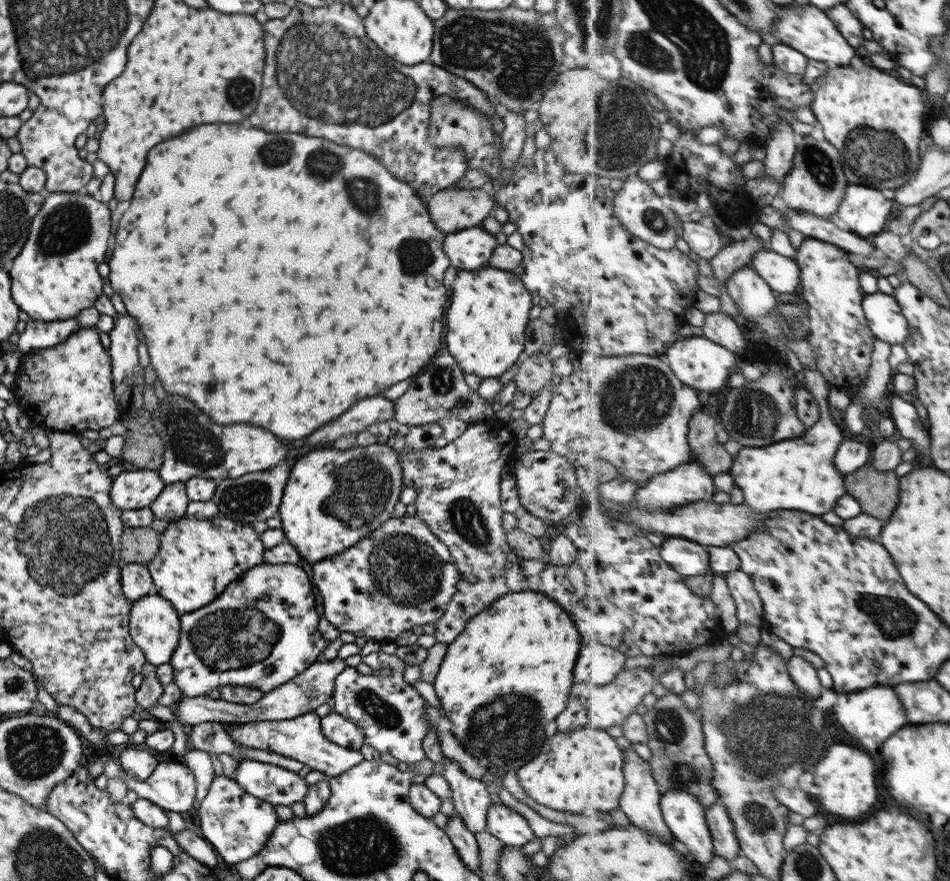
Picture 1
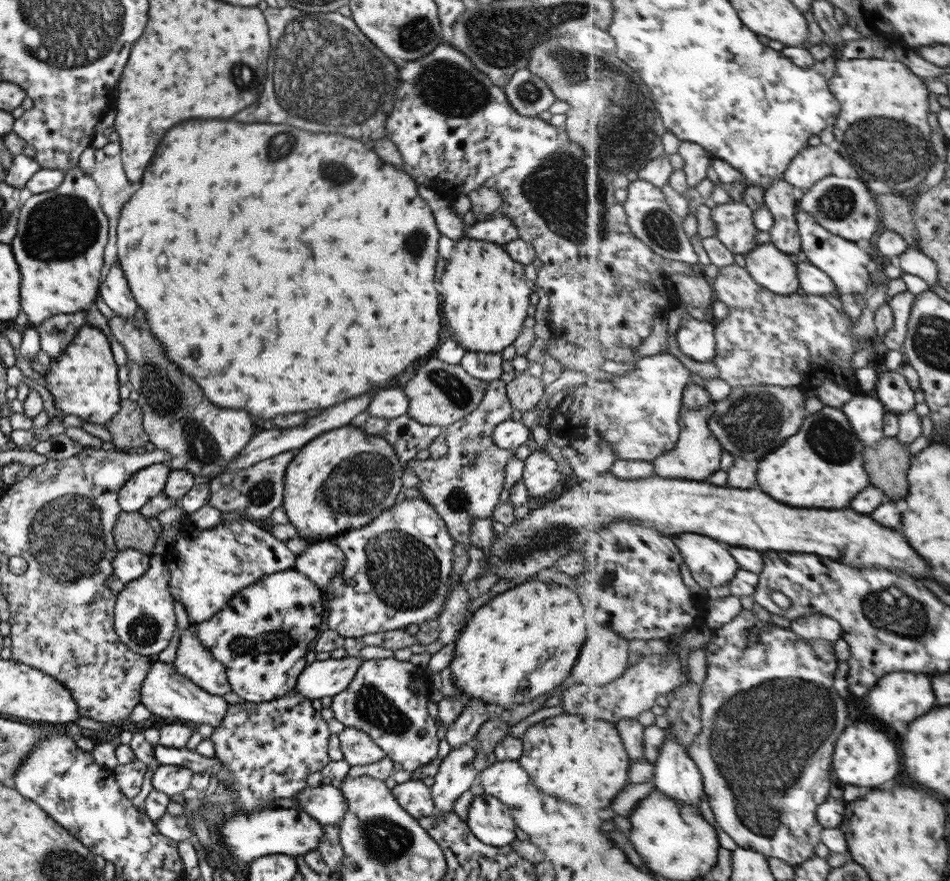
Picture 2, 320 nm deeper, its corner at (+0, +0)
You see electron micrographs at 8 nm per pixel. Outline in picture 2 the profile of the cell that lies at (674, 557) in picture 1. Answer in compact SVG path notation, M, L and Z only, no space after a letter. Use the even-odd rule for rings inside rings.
M695 533L673 538L691 575L702 588L712 591L717 586L729 585L738 574L740 566L726 543Z

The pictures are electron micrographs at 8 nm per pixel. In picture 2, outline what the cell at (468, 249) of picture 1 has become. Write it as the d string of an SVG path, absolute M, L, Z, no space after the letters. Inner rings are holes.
M498 211L494 212L489 219L468 226L461 237L503 245L517 239L518 232L511 220Z

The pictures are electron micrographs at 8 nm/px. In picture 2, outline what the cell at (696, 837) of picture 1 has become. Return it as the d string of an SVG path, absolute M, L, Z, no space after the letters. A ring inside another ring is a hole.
M668 735L655 765L655 785L663 794L676 801L699 806L706 793L704 776L683 743Z

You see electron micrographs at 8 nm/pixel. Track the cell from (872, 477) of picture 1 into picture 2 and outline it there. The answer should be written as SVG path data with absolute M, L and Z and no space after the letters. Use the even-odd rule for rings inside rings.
M897 436L895 437L883 437L877 443L873 443L870 447L865 450L866 456L866 469L870 474L871 482L875 486L883 489L883 492L891 498L891 500L899 500L899 498L905 498L909 496L909 470L911 464L911 448L909 444L905 444L900 441Z

